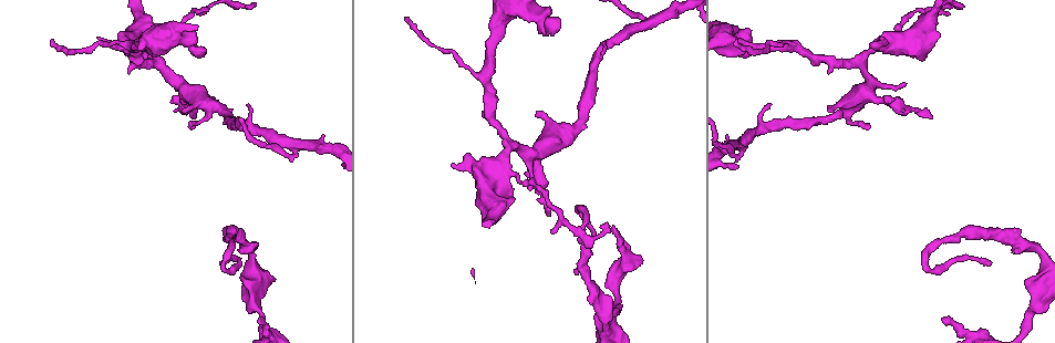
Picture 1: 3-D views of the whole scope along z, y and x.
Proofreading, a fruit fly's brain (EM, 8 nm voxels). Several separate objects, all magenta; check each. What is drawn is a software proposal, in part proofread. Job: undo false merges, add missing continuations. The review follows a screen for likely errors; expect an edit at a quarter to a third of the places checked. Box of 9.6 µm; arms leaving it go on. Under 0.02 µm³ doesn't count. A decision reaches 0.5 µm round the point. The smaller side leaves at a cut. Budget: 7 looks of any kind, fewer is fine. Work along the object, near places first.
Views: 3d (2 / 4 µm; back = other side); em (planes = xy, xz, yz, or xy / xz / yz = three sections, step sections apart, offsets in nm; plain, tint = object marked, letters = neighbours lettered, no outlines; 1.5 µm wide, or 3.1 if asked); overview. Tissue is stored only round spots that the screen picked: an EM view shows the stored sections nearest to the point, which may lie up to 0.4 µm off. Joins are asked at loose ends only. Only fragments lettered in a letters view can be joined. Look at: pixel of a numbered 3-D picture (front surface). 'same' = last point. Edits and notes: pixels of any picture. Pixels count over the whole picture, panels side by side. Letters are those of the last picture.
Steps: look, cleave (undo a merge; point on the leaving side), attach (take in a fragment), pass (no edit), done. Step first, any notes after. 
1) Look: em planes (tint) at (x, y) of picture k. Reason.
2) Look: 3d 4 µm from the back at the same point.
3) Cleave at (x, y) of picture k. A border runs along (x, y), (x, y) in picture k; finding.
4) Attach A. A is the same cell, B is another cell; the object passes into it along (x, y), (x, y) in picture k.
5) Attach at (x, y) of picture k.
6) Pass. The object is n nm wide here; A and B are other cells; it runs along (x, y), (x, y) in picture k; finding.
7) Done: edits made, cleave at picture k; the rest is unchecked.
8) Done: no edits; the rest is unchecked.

Look: 3d 4 µm at (220, 261) of picture 1. End of a long branch.

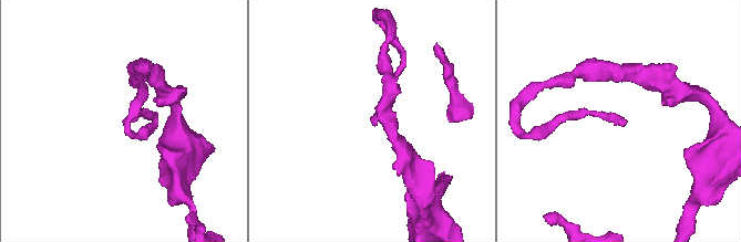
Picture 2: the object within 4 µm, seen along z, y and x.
Look: em planes (plain) at (623, 123) of picture 2.

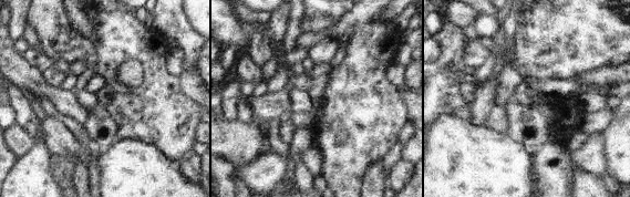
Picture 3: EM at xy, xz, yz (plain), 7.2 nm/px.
Look: em planes (letters) at the same point. What lies round it.

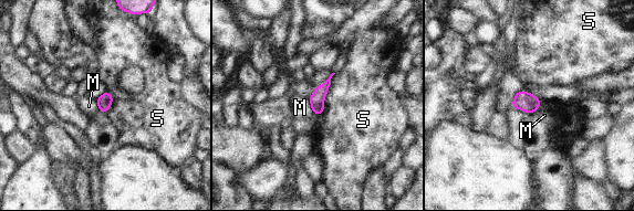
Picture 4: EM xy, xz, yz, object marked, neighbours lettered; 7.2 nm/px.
Pass. M and S are other cells; a border runs along (335, 73), (324, 109), (318, 115) in picture 4; no lettered fragment goes on from it.

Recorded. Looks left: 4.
Look: em planes (letters) at (926, 263) of picture 1. Abrupt turn.

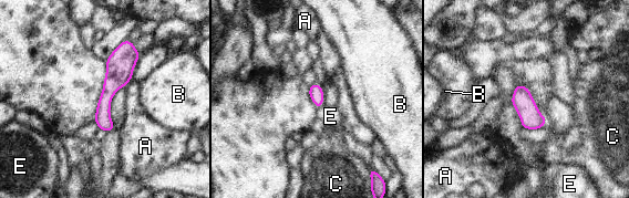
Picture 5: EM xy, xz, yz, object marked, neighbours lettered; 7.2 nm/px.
Pass. The object is 100 nm wide here; A, B, C and E are other cells; a border runs along (322, 105), (318, 108) in picture 5; all the same cell.

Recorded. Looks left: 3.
Look: 3d 4 µm at (601, 53) of picture 1. An open end.

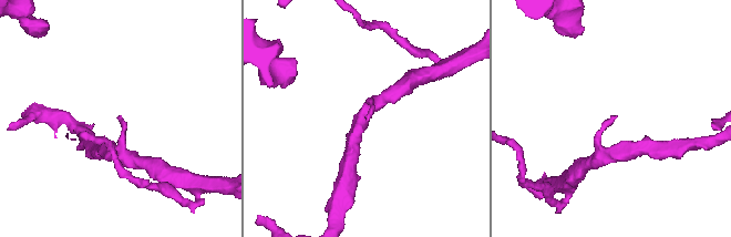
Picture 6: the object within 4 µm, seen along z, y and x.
Look: em yz step 4 (letters) at (613, 117) of picture 6. Need the tissue.

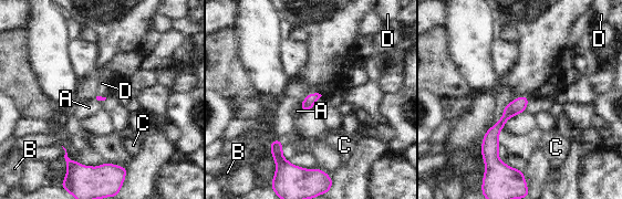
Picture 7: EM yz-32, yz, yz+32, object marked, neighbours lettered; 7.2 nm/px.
Look: em xy step 4 (letters) at the same point.

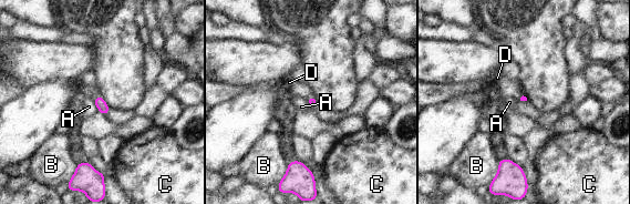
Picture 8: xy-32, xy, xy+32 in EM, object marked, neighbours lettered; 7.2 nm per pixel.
Attach D. The longest contact is with B, 110 nm; D is the same cell, A, B and C are other cells; the cell continues.

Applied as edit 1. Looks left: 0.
Done: edits made, attach at picture 8; the rest is unchecked.

